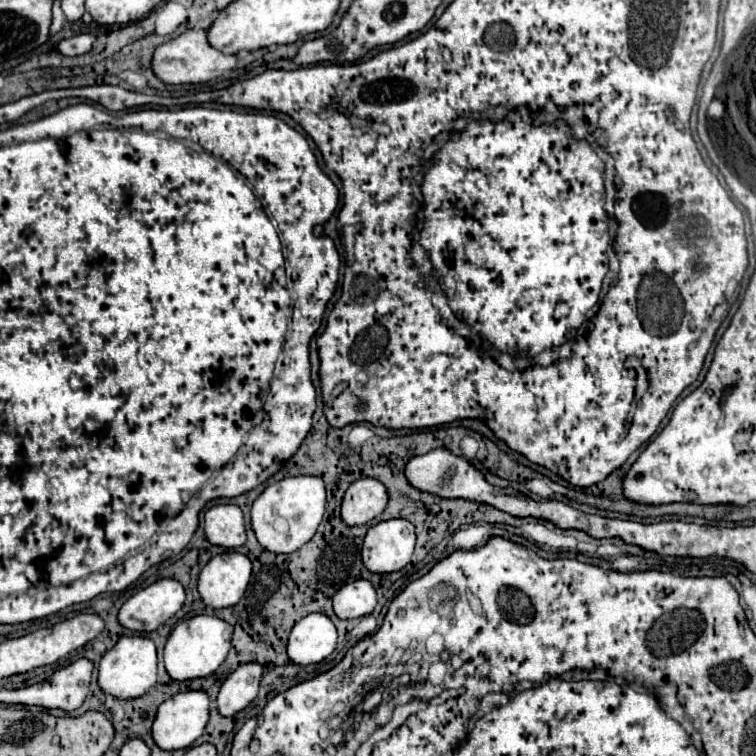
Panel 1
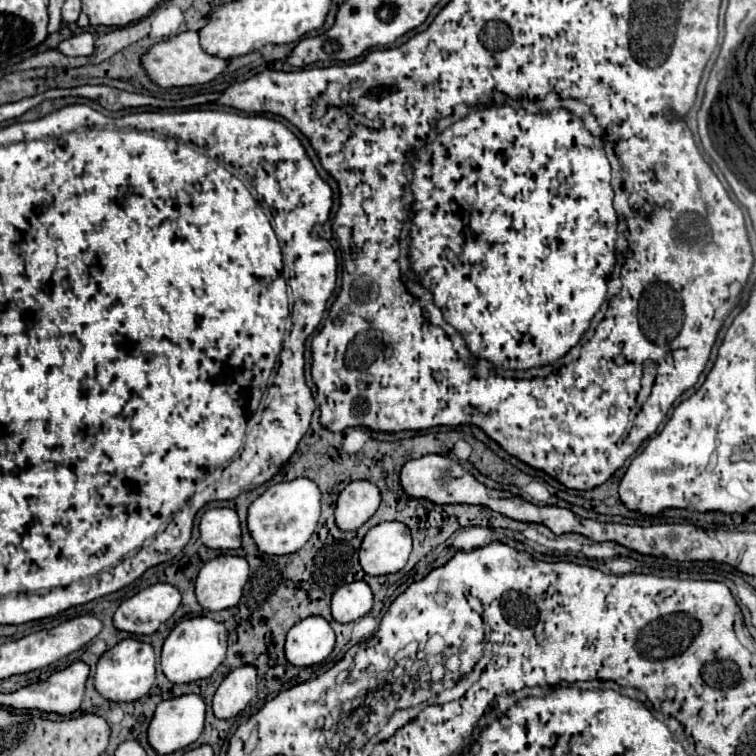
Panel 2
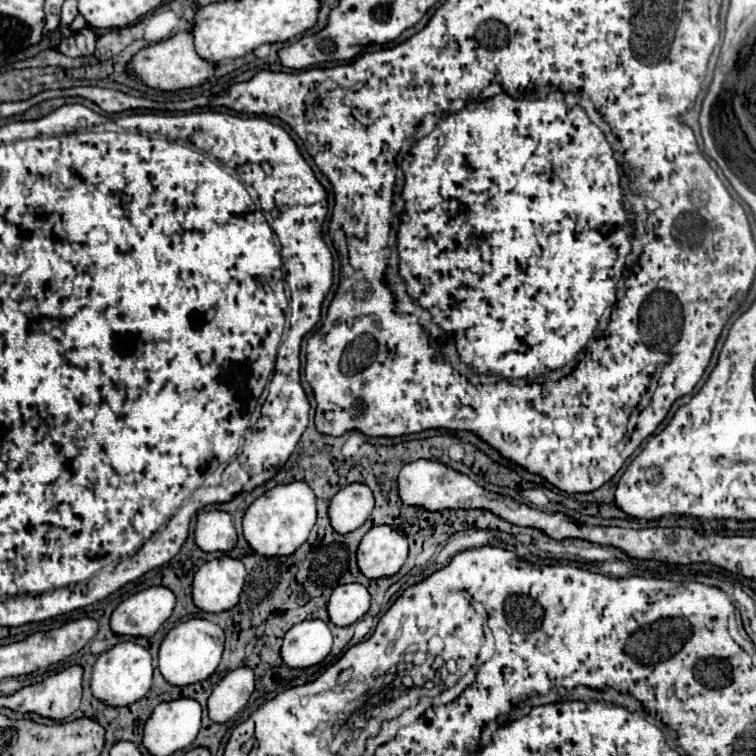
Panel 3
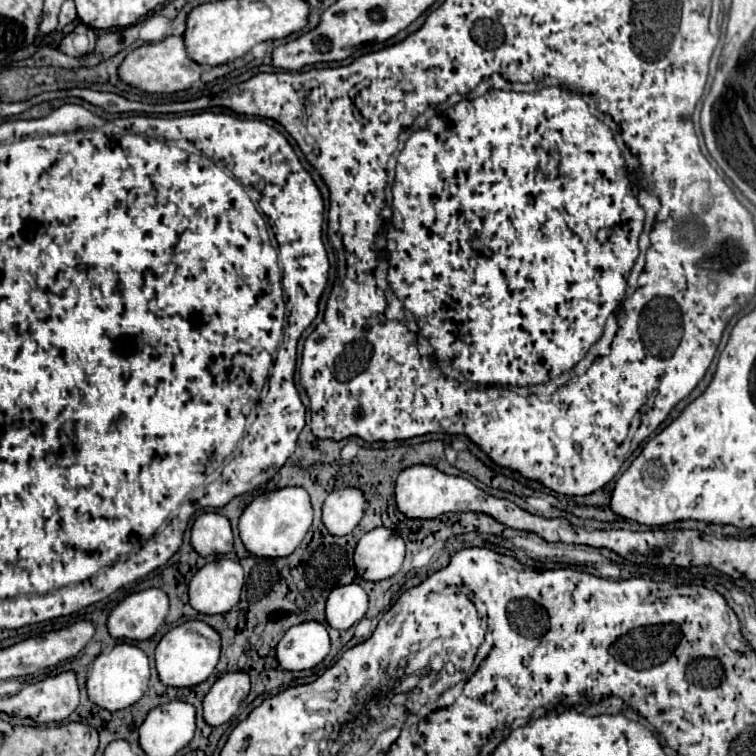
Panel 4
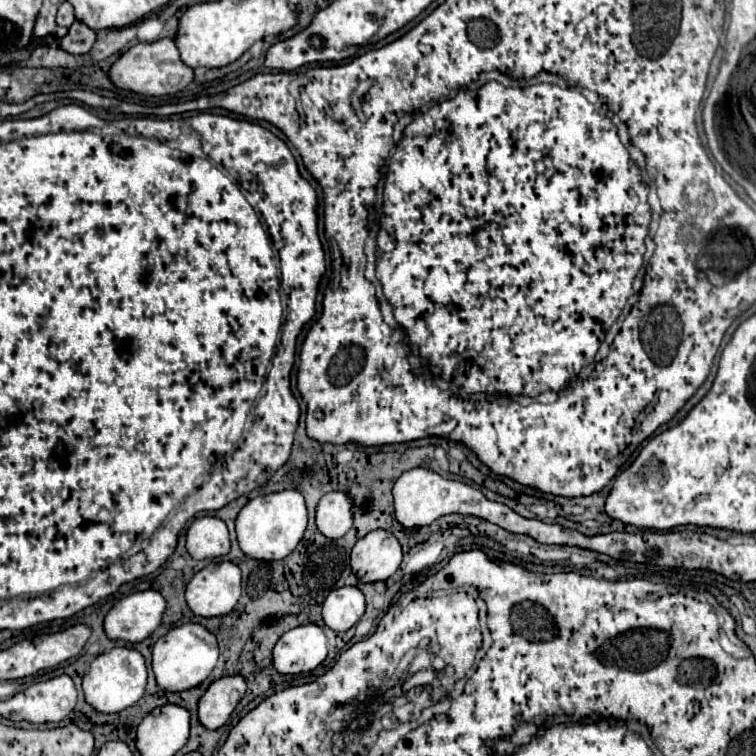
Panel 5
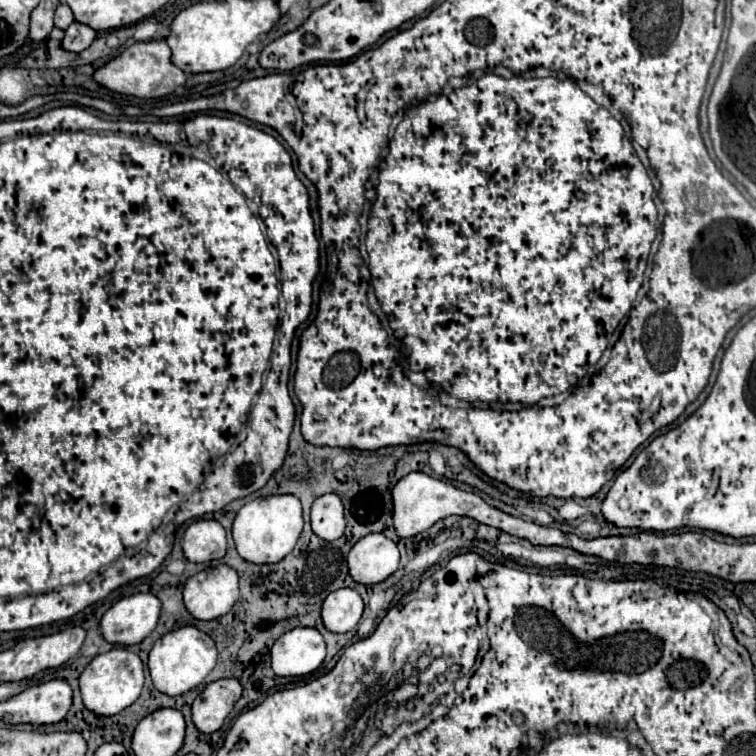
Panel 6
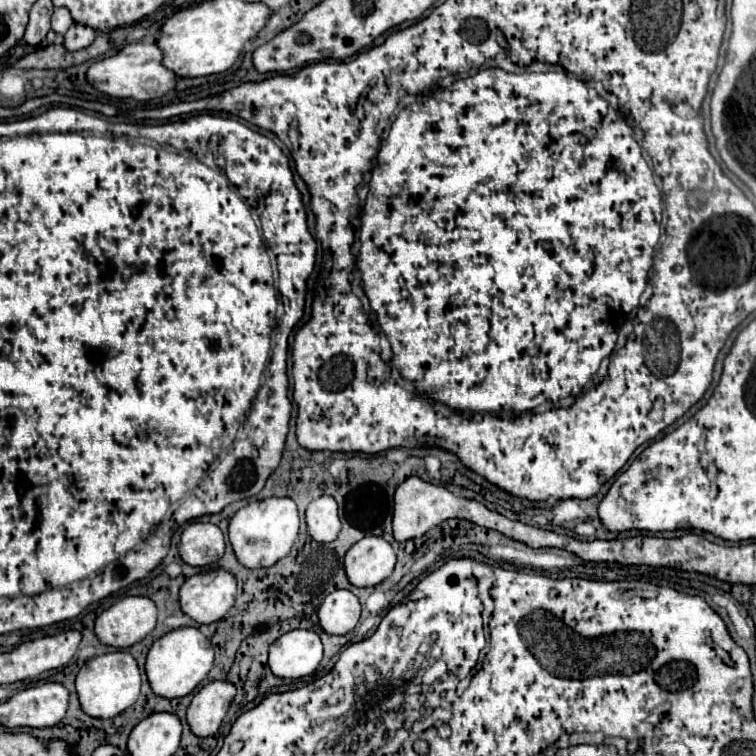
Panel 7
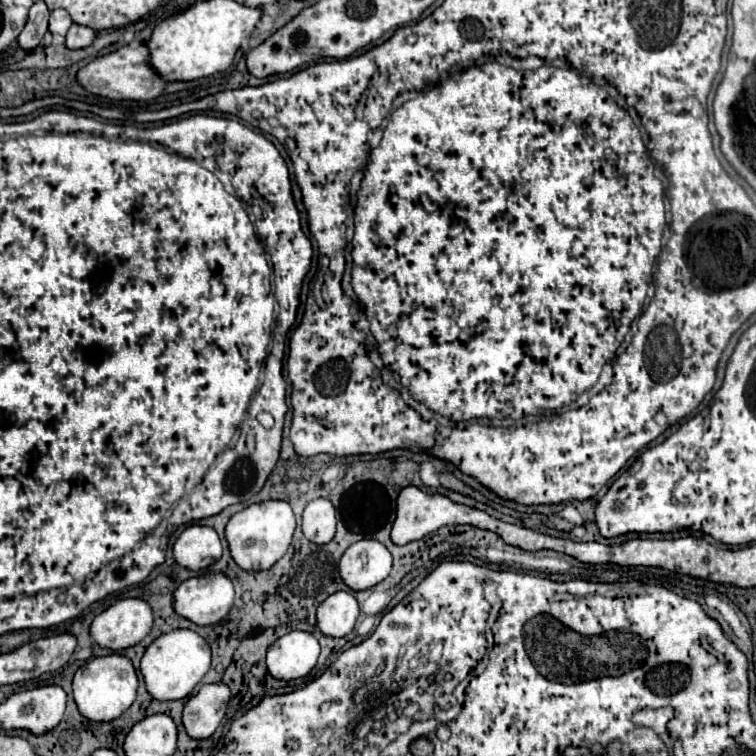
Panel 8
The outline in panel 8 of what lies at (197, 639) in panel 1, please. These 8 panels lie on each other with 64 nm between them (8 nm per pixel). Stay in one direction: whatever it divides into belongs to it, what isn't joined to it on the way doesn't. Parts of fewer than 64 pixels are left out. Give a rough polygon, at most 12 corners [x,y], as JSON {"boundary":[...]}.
{"boundary":[[194,630],[146,648],[140,672],[152,698],[186,698],[210,668]]}

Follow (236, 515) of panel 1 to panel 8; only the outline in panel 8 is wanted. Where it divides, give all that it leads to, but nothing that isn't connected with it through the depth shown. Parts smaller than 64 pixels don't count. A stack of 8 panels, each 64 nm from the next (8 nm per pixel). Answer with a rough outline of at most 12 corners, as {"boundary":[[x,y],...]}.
{"boundary":[[192,524],[174,542],[180,566],[202,570],[220,560],[210,526]]}

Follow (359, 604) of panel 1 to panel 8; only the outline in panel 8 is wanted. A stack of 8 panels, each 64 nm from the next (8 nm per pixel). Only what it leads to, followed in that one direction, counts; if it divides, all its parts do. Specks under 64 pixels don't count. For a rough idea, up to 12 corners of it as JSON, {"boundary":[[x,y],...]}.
{"boundary":[[334,592],[318,606],[324,636],[346,636],[358,620],[350,592]]}

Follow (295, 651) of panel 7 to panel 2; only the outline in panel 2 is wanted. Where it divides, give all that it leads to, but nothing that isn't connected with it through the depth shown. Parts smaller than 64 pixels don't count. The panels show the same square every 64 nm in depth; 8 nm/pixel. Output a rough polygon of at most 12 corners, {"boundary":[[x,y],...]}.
{"boundary":[[308,616],[286,638],[294,666],[326,660],[336,636],[328,620]]}

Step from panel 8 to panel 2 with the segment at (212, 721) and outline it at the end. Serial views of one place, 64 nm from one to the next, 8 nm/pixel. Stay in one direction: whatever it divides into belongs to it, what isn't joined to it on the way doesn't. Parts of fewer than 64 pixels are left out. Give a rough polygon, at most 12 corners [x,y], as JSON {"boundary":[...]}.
{"boundary":[[254,666],[232,670],[218,686],[216,718],[234,718],[256,696]]}

